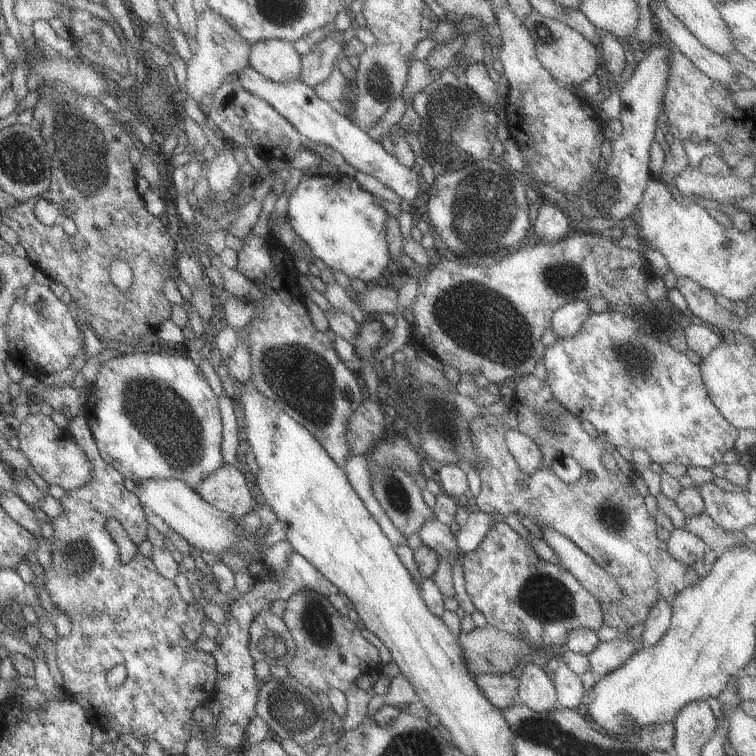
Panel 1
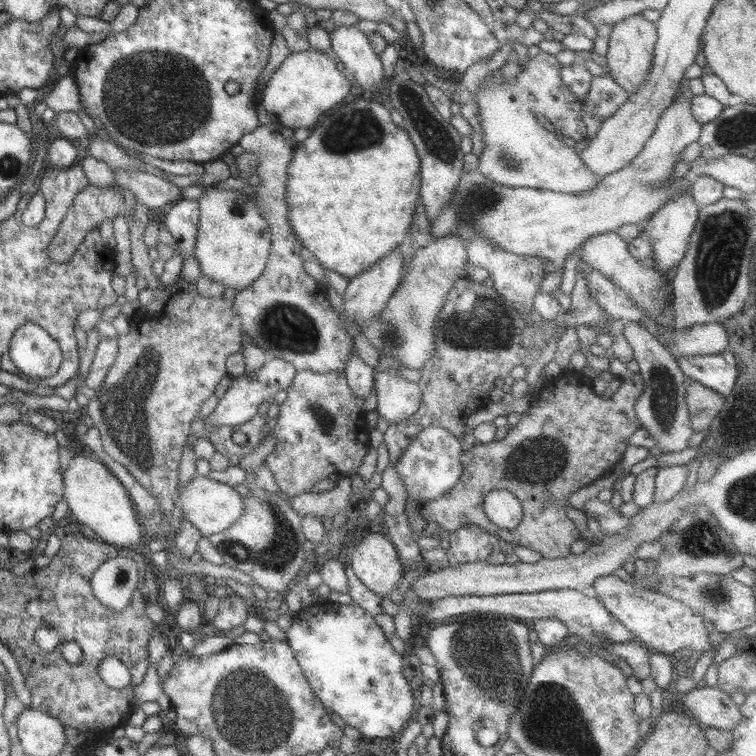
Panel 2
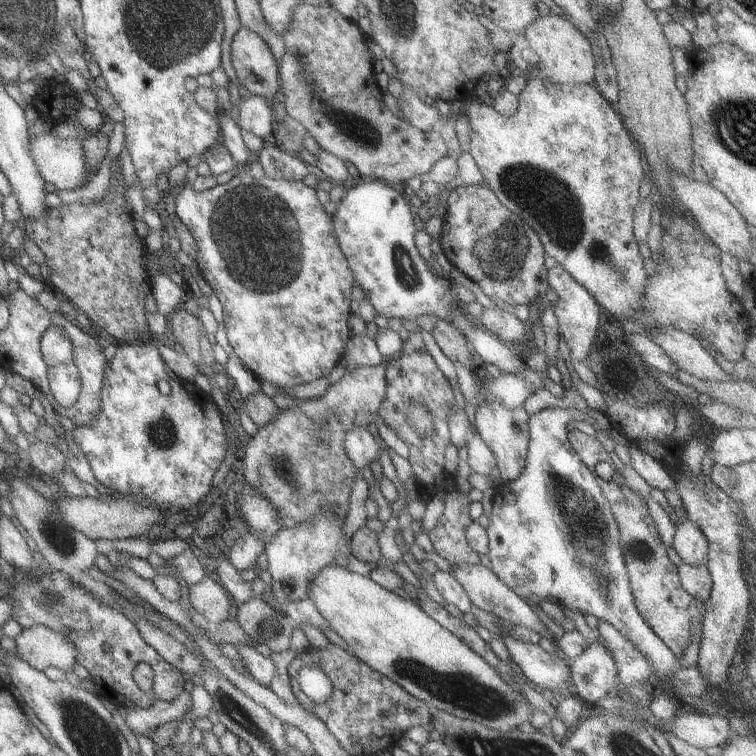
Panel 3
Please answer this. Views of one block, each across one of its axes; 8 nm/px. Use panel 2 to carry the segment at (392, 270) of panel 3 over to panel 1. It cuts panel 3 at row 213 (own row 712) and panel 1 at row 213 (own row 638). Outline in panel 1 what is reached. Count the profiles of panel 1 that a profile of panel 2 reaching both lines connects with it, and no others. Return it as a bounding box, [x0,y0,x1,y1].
[284,175,393,284]

